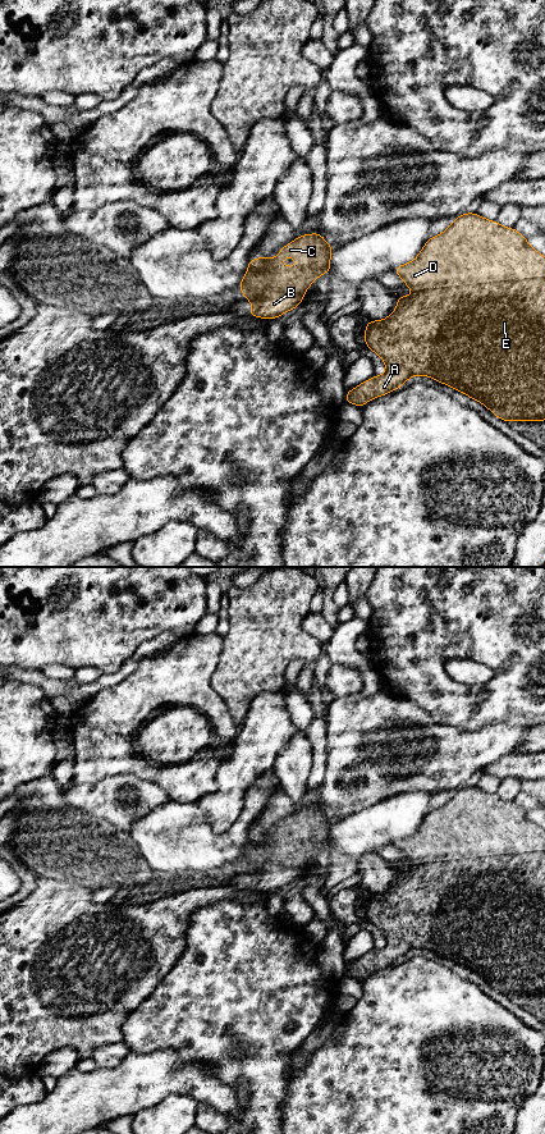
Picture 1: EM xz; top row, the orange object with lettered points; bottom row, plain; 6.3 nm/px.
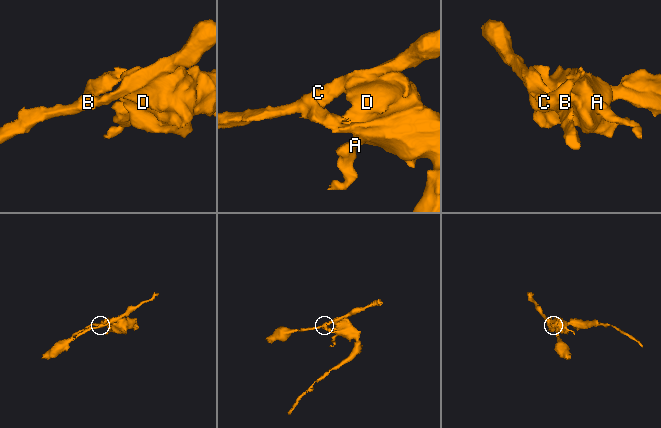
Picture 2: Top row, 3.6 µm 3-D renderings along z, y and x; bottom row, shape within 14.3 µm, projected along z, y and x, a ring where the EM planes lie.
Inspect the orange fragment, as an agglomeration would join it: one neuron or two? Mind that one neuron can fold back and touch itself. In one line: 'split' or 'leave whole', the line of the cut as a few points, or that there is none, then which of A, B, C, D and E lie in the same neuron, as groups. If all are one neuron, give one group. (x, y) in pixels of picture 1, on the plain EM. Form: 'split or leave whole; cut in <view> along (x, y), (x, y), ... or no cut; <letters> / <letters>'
split; cut in xz along (280, 862), (268, 862), (255, 874); A B D E / C

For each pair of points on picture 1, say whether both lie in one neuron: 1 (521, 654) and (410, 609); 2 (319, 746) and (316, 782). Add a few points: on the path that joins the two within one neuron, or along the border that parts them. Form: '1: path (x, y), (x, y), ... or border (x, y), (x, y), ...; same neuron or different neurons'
1: path (493, 626), (468, 609), (438, 609); same neuron
2: path (319, 755), (317, 773); same neuron

